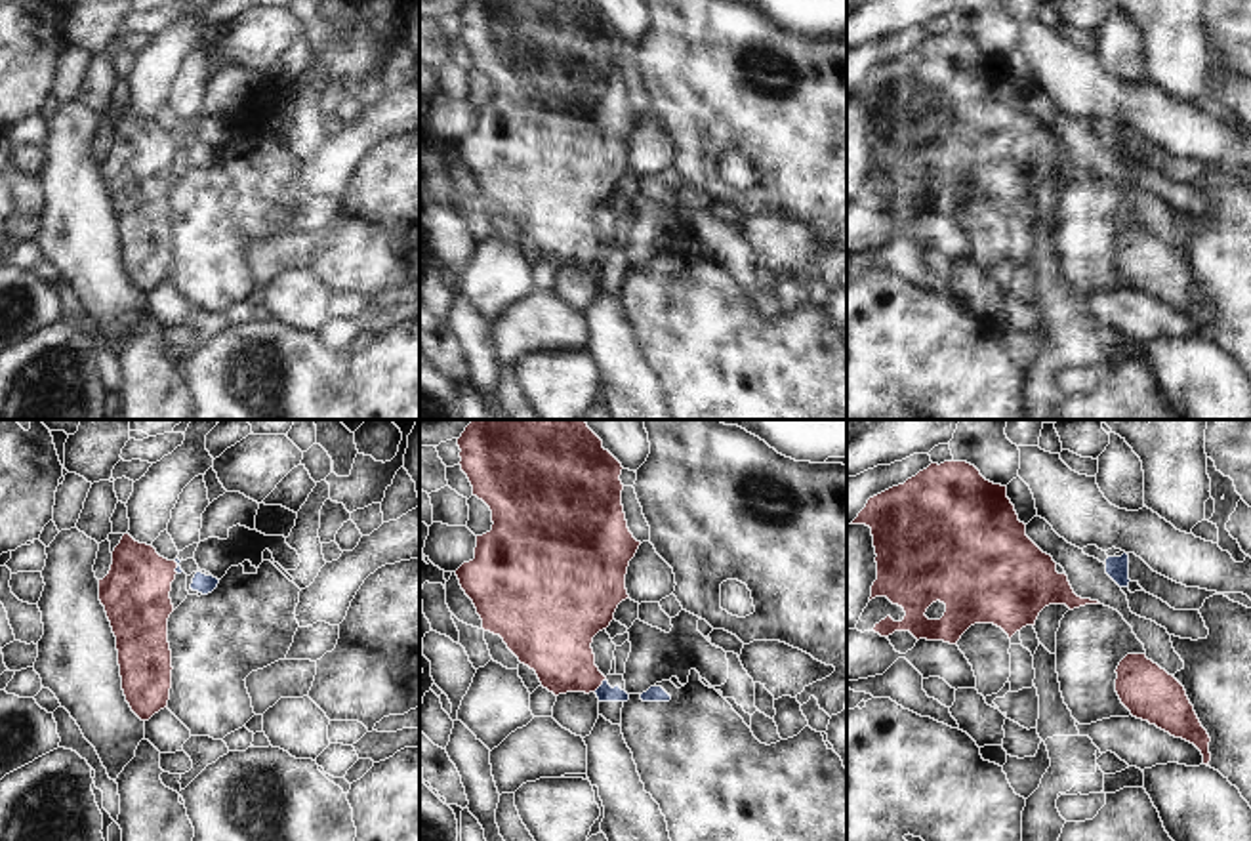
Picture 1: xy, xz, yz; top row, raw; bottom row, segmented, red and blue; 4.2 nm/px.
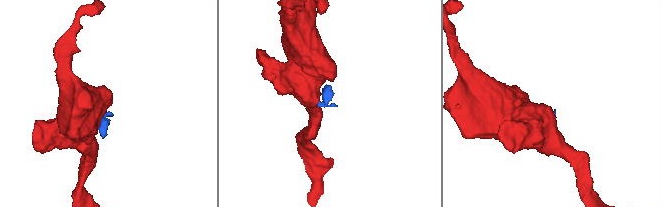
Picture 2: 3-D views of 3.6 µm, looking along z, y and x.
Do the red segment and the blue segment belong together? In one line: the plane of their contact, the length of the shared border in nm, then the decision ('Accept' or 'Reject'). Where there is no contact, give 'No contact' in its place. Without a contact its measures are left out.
Touches red in xz. Shared border 80 nm. Reject

